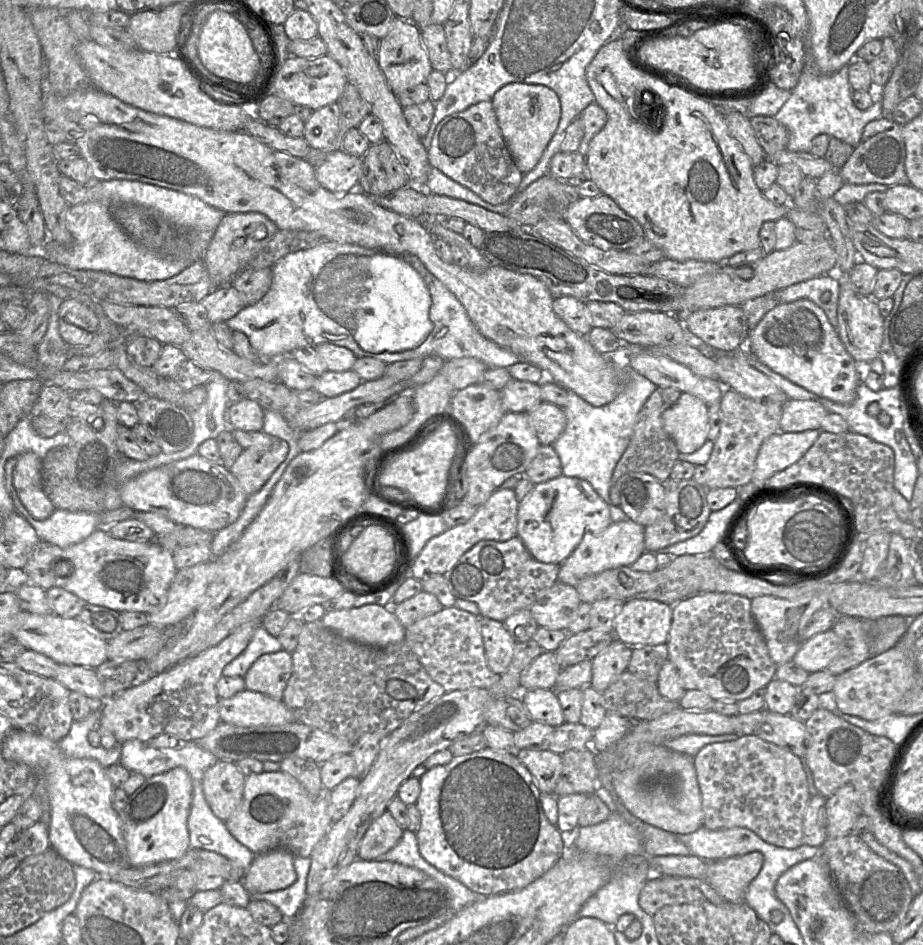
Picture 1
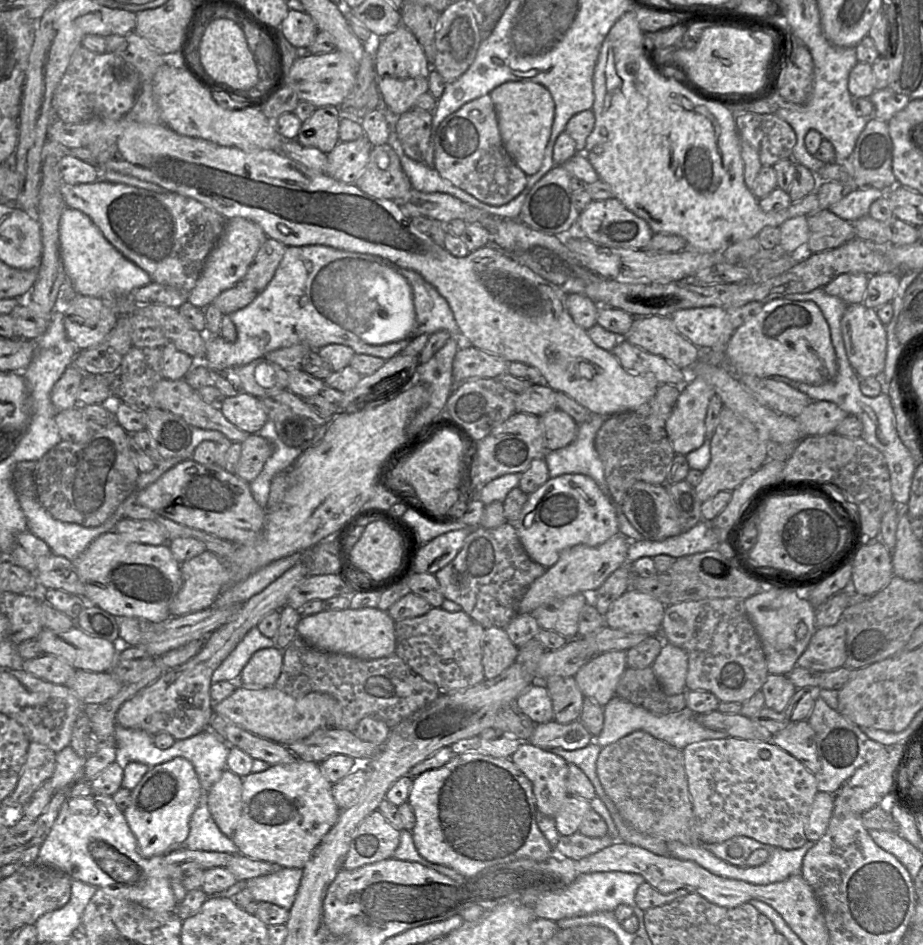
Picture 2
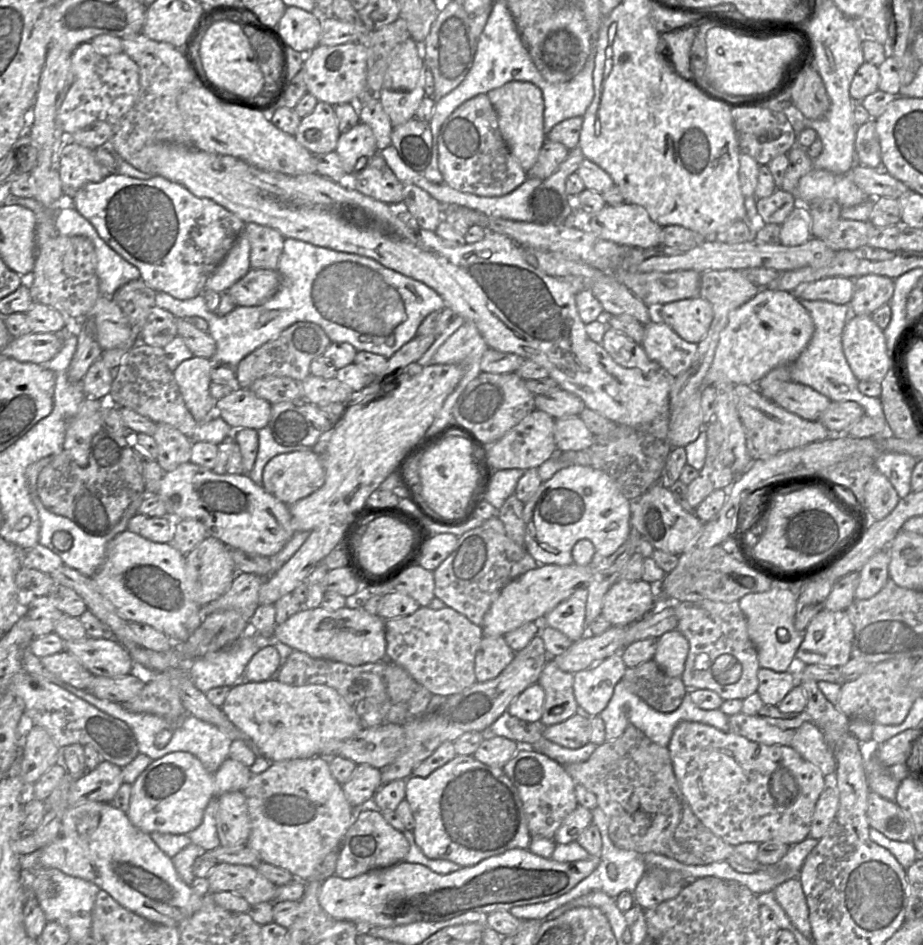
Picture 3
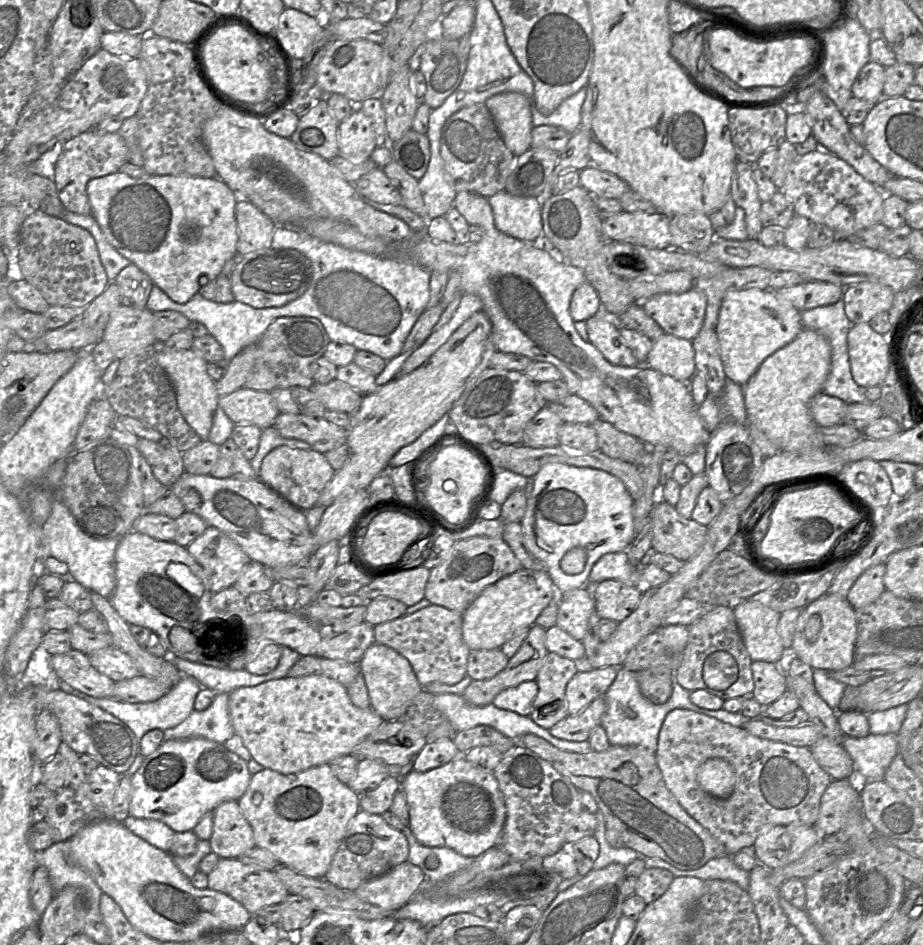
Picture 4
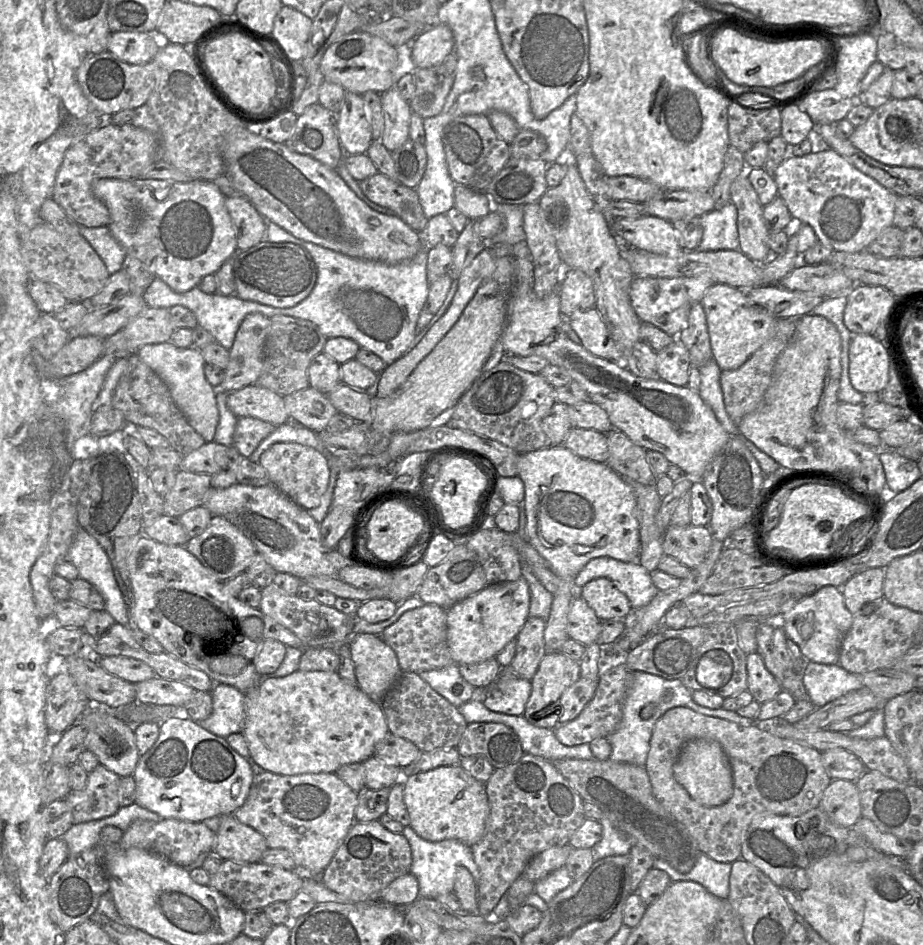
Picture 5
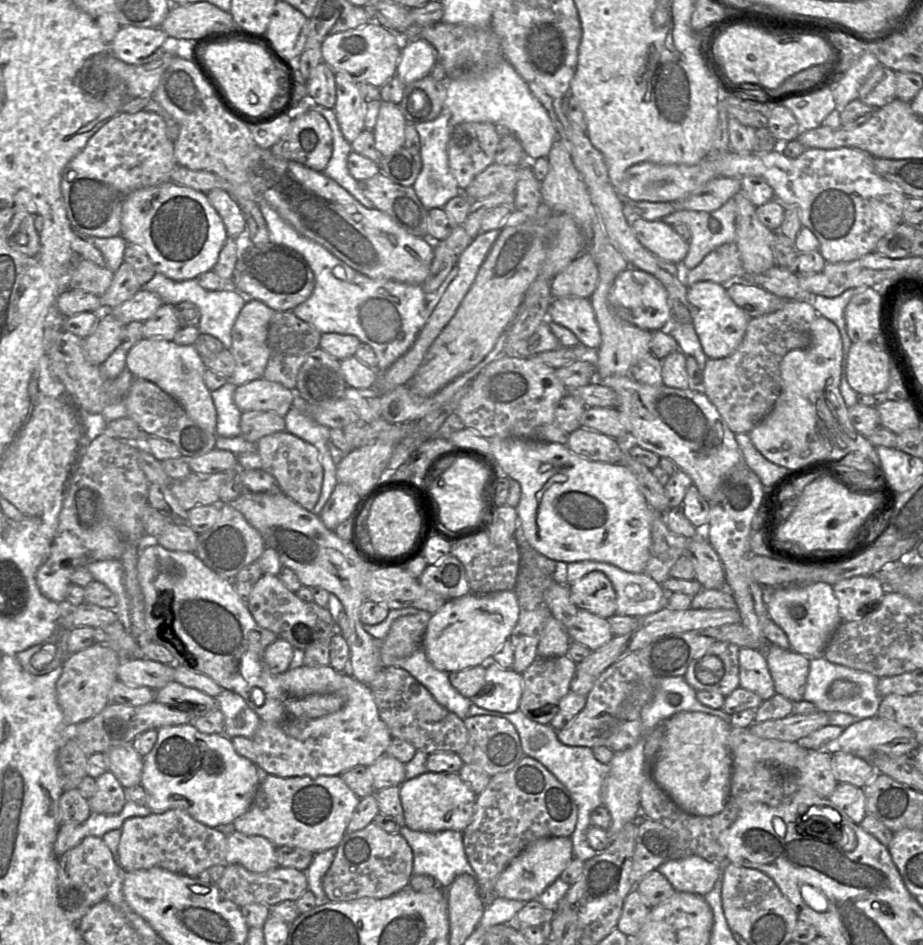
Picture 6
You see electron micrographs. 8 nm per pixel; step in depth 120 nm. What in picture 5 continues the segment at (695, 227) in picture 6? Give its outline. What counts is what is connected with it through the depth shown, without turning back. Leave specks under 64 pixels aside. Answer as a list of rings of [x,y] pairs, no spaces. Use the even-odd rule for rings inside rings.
[[[729,202],[721,209],[699,216],[703,236],[699,251],[739,250],[737,209]]]

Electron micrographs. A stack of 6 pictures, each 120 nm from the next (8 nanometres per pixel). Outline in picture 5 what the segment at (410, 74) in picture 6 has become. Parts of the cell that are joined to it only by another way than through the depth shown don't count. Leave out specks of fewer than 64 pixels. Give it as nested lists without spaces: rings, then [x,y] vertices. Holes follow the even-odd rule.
[[[442,23],[419,33],[411,42],[411,58],[416,68],[427,68],[442,64],[444,59],[454,52],[452,30]]]

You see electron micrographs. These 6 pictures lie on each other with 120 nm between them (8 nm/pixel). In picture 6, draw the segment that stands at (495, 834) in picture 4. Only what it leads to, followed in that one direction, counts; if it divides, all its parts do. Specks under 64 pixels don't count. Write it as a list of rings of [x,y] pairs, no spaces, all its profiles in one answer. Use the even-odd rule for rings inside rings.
[[[425,772],[400,785],[405,826],[413,831],[454,830],[463,833],[472,820],[476,799],[477,795],[458,773]]]

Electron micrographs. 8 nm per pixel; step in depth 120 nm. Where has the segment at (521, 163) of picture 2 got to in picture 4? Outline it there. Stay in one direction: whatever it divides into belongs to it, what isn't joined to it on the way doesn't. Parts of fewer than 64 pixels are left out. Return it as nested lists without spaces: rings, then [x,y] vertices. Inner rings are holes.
[[[503,92],[490,97],[485,104],[509,151],[518,157],[529,150],[534,127],[530,100],[520,93]]]

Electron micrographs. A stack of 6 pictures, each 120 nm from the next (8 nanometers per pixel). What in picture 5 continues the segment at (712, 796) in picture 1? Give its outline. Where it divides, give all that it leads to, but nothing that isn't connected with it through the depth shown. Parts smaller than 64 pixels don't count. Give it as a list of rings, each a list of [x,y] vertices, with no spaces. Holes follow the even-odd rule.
[[[687,707],[668,710],[656,722],[645,764],[652,791],[657,801],[687,829],[699,851],[717,862],[733,863],[741,858],[742,843],[752,820],[760,814],[799,816],[820,805],[826,788],[831,783],[822,763],[822,753],[816,749],[781,738],[768,732],[762,724],[741,726],[737,723],[707,716]],[[695,739],[718,742],[728,756],[733,773],[733,794],[720,806],[709,807],[692,799],[687,790],[679,784],[673,774],[673,767],[684,745]]]

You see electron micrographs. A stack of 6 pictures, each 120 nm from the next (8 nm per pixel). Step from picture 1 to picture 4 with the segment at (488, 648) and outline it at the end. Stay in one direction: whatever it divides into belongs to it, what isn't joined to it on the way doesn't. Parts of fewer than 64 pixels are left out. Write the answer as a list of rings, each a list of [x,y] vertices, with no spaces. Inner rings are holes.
[[[500,648],[490,650],[471,650],[467,663],[467,676],[472,680],[487,680],[502,671],[509,658]]]

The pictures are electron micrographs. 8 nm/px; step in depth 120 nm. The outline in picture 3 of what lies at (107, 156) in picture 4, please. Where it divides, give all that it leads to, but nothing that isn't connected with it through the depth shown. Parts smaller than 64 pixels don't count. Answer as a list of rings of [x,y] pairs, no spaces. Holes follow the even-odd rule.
[[[67,140],[60,153],[59,174],[63,197],[71,202],[82,186],[100,182],[108,173],[96,161],[95,150]]]

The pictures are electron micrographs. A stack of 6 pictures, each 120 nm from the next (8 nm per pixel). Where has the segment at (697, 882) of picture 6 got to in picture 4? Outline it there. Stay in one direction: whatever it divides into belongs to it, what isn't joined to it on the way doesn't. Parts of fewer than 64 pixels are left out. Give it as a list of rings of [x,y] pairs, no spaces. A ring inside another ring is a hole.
[[[731,856],[710,859],[701,868],[695,870],[679,870],[660,858],[645,858],[646,868],[663,868],[674,877],[696,877],[707,880],[729,880],[735,882],[742,889],[748,890],[749,872],[737,866]]]

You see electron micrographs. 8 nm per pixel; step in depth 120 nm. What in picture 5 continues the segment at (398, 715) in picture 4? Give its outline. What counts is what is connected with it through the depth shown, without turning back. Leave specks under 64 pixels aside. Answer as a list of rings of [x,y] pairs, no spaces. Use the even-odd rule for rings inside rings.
[[[359,632],[349,639],[357,686],[381,702],[401,674],[396,653],[379,635]]]

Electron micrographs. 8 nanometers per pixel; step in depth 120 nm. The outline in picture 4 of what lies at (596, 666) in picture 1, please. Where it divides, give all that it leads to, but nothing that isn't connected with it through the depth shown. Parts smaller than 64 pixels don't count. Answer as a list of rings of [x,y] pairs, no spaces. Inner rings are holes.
[[[619,667],[581,668],[566,686],[568,714],[577,715],[593,700],[605,695],[617,676]]]

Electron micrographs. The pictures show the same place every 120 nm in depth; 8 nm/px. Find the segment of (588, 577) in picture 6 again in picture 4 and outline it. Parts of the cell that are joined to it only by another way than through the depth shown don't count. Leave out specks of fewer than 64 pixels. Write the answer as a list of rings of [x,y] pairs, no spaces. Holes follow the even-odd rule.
[[[604,580],[593,586],[591,593],[598,616],[620,623],[637,608],[642,587],[628,586],[618,580]]]

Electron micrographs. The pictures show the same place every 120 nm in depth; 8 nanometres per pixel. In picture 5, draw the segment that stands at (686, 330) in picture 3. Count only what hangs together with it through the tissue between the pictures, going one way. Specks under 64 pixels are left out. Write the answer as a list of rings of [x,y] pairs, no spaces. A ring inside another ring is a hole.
[[[710,276],[634,277],[629,296],[633,310],[642,323],[651,324],[673,337],[678,337],[688,325],[692,305],[700,303],[707,289],[714,283],[715,281]]]

